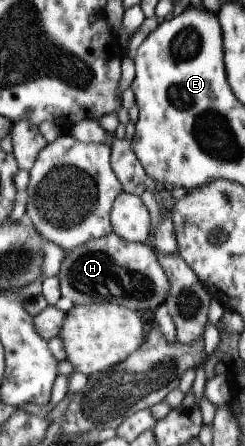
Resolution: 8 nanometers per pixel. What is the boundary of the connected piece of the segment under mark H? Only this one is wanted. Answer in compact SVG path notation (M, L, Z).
M112 232L100 239L89 240L70 249L65 252L65 259L61 262L58 274L62 299L70 300L73 305L94 302L117 304L146 316L164 303L169 293L168 279L154 253L155 250L150 243L131 243Z

